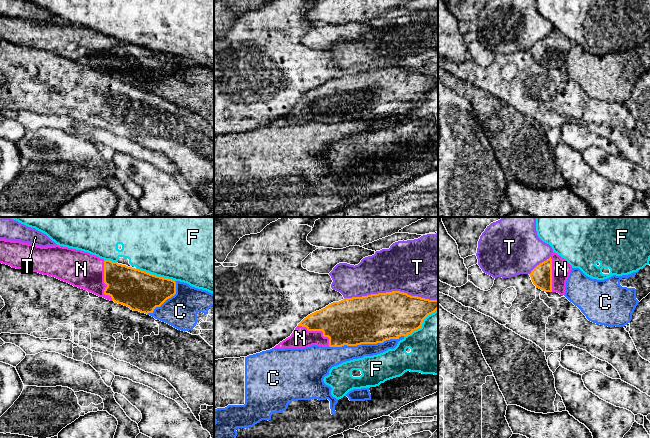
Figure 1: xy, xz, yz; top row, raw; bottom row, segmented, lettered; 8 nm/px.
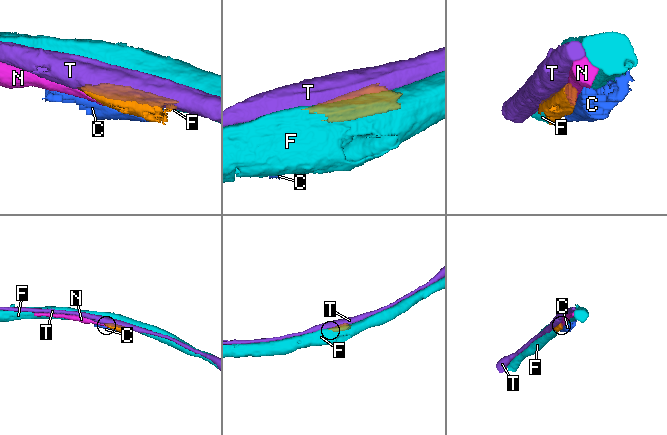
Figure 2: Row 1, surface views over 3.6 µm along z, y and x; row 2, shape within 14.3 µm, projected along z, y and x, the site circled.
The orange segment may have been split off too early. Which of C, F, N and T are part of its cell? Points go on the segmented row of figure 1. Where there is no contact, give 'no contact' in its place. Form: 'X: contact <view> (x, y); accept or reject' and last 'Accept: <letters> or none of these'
C: contact xz (365, 343); reject
F: contact xy (155, 275); reject
N: contact xy (104, 281); accept
T: contact xz (391, 292); reject
Accept: N

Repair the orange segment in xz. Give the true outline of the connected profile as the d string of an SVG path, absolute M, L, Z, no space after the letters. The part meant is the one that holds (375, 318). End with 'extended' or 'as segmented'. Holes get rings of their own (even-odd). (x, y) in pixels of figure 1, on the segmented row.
M400 291L371 294L362 297L344 298L333 302L325 308L304 318L295 328L290 337L286 338L274 348L305 348L312 345L322 347L357 346L361 344L383 343L390 339L399 339L421 328L423 320L438 309L438 300L429 300L418 296L411 296Z | extended

